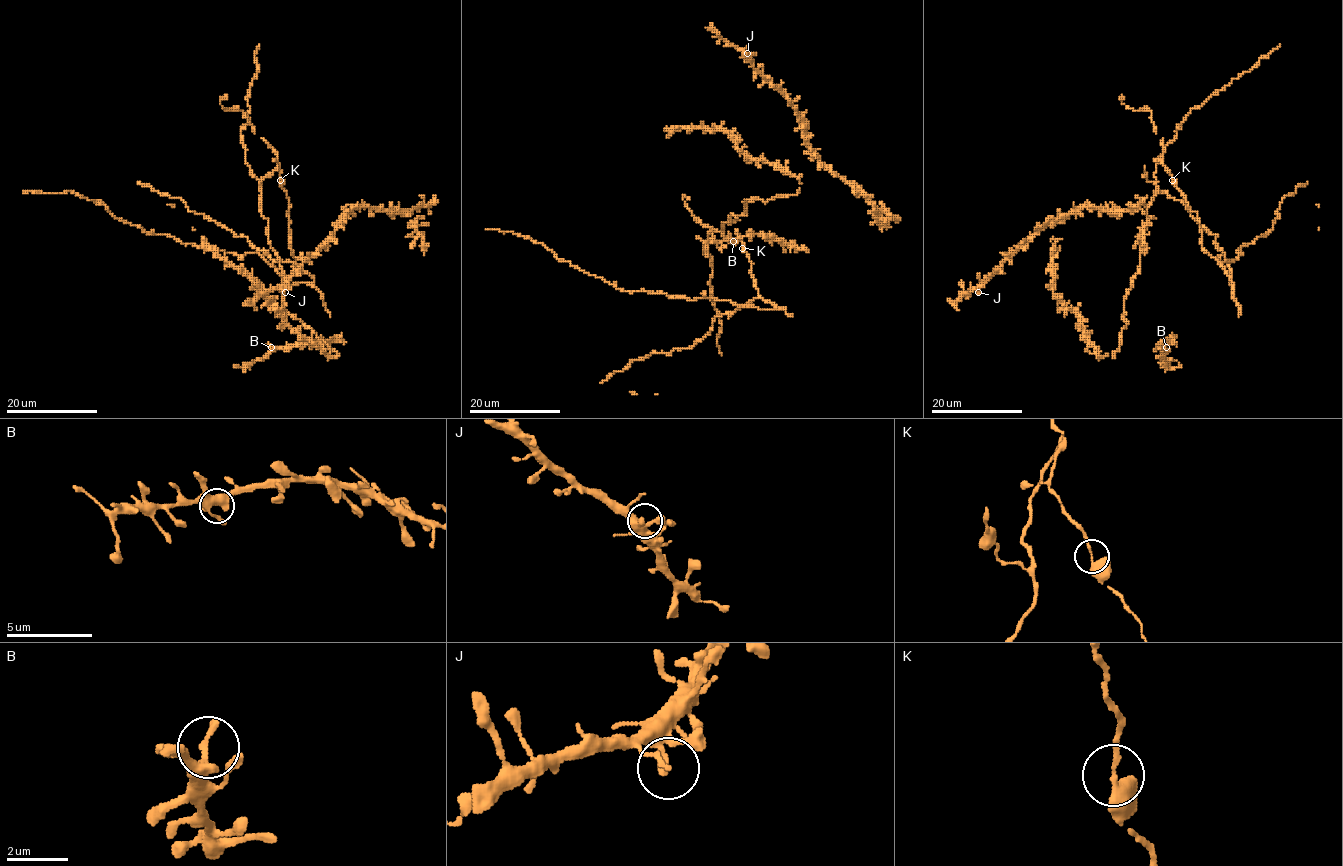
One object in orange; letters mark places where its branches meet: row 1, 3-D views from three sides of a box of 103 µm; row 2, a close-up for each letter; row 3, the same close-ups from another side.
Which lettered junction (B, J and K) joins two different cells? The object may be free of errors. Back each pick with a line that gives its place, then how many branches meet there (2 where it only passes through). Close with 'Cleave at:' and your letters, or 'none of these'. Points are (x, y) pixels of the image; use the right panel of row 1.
Cleave at: none of these

